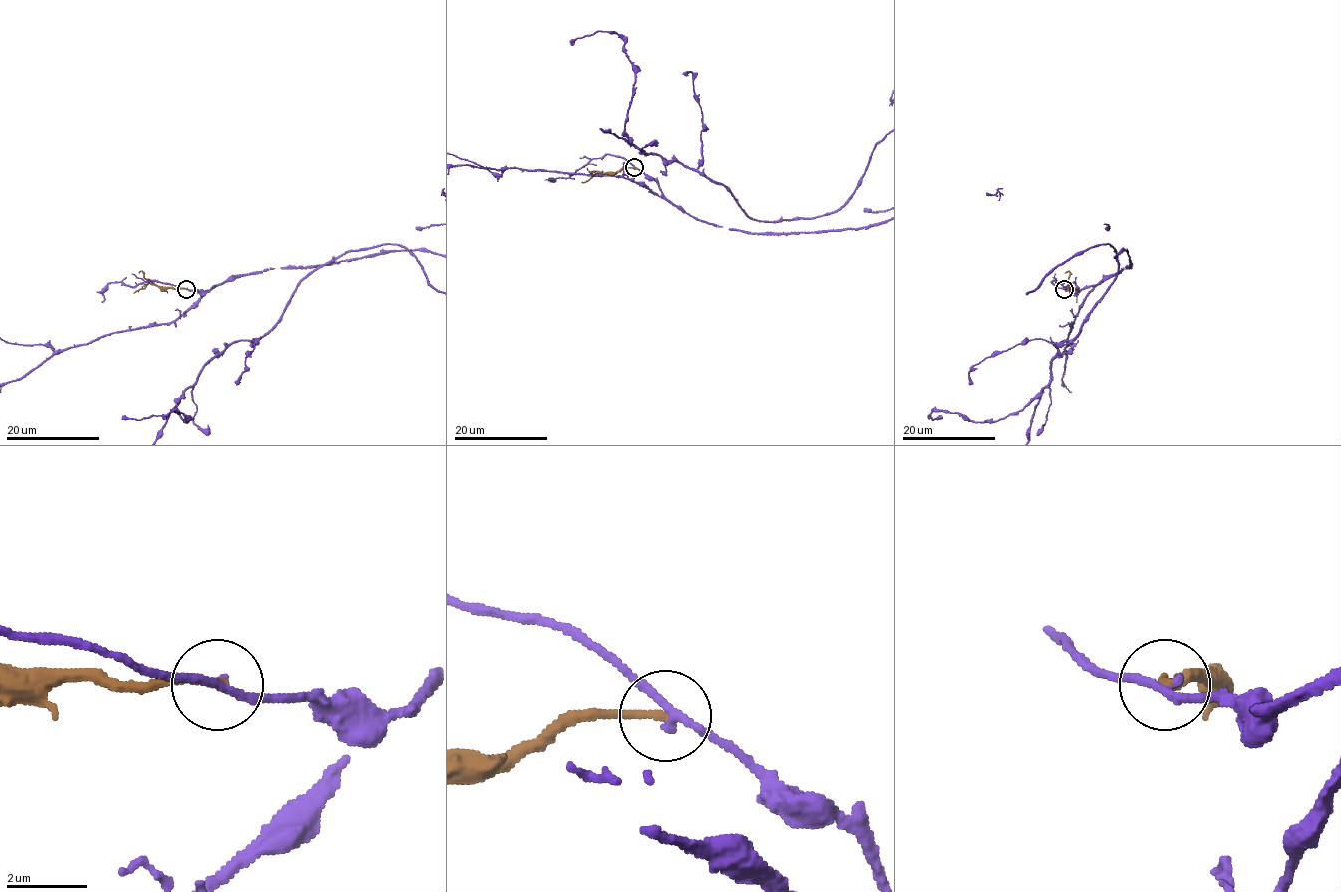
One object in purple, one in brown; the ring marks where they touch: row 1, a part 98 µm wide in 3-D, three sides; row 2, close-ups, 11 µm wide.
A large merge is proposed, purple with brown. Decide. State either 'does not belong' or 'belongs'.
does not belong

